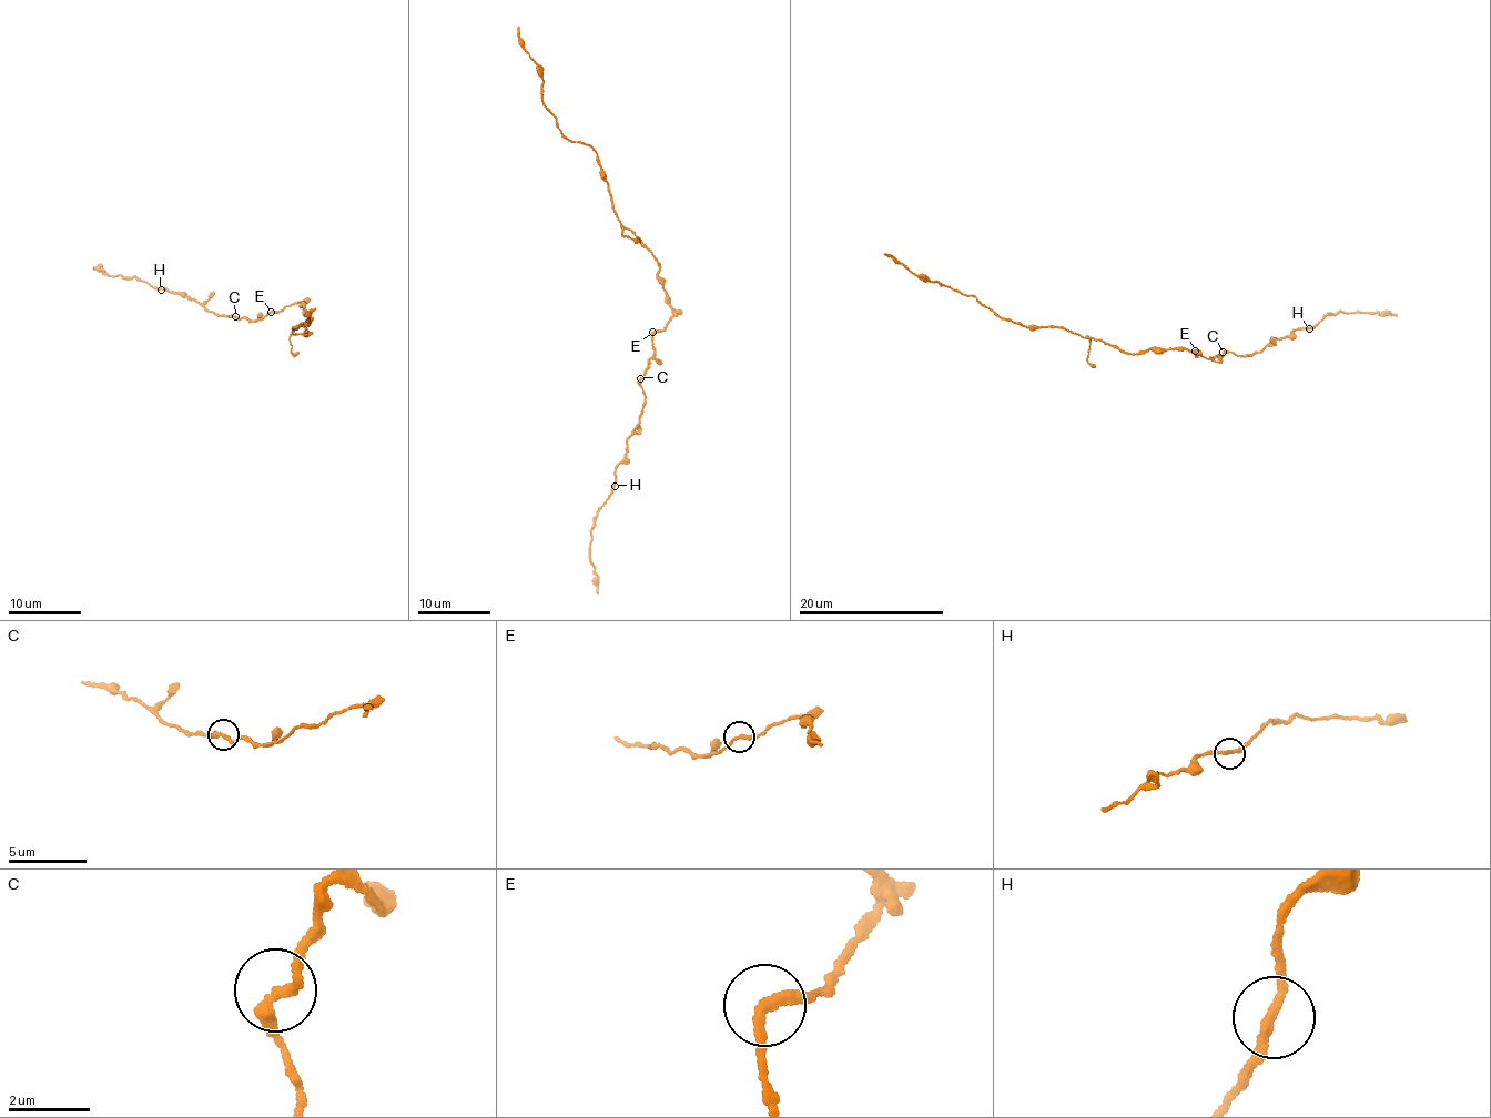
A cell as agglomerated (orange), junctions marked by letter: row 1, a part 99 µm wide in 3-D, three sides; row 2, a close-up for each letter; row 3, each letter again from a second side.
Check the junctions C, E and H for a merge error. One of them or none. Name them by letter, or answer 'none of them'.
none of them

